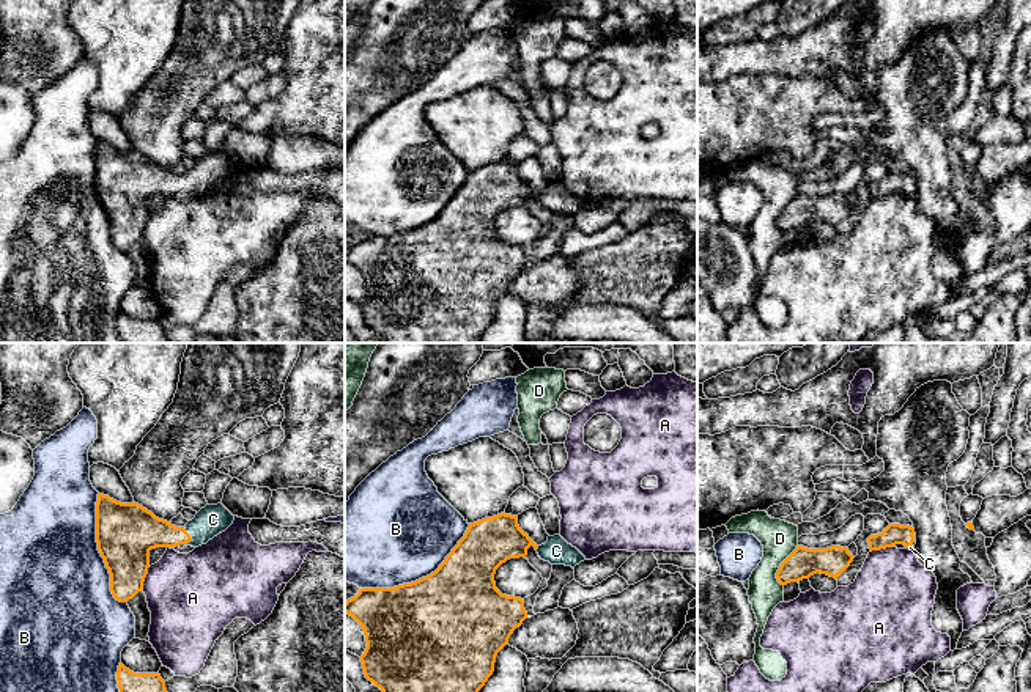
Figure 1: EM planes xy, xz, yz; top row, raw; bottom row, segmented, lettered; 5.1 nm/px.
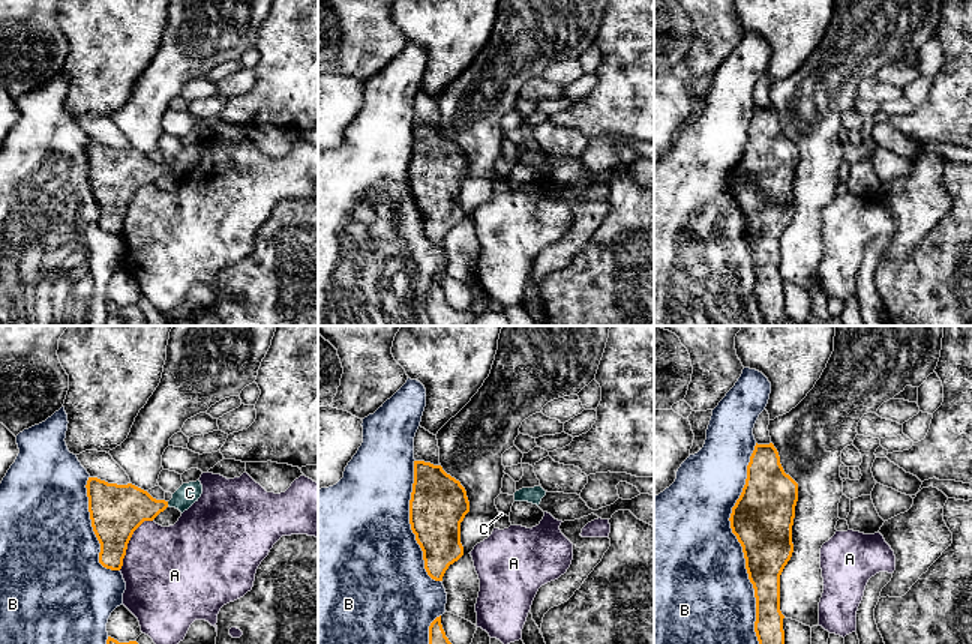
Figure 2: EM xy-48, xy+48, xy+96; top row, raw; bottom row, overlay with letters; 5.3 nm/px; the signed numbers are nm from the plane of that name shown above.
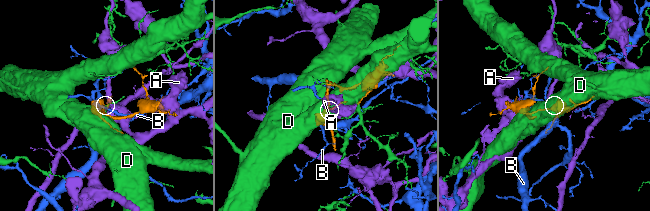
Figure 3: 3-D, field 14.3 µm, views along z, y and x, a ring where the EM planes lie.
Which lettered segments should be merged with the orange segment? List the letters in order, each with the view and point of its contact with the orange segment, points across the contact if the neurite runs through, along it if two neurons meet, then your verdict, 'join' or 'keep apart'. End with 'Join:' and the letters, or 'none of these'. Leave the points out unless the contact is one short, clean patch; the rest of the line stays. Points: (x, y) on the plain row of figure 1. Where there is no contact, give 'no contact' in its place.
A: xy (145, 224) | keep apart
B: xz (422, 225) | keep apart
C: xy (189, 183) | across xy (140, 178), (164, 183), (189, 183), (213, 167) | join
D: yz (781, 213) | keep apart
Join: C

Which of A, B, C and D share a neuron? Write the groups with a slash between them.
A / B / C / D

